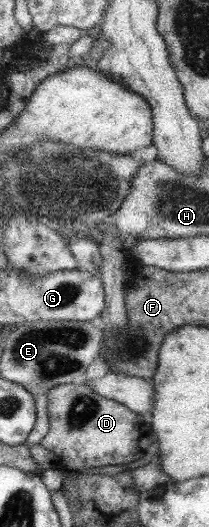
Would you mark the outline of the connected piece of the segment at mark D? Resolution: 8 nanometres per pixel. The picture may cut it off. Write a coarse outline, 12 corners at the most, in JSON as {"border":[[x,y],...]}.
{"border":[[84,383],[47,392],[39,445],[59,470],[128,464],[141,415]]}

